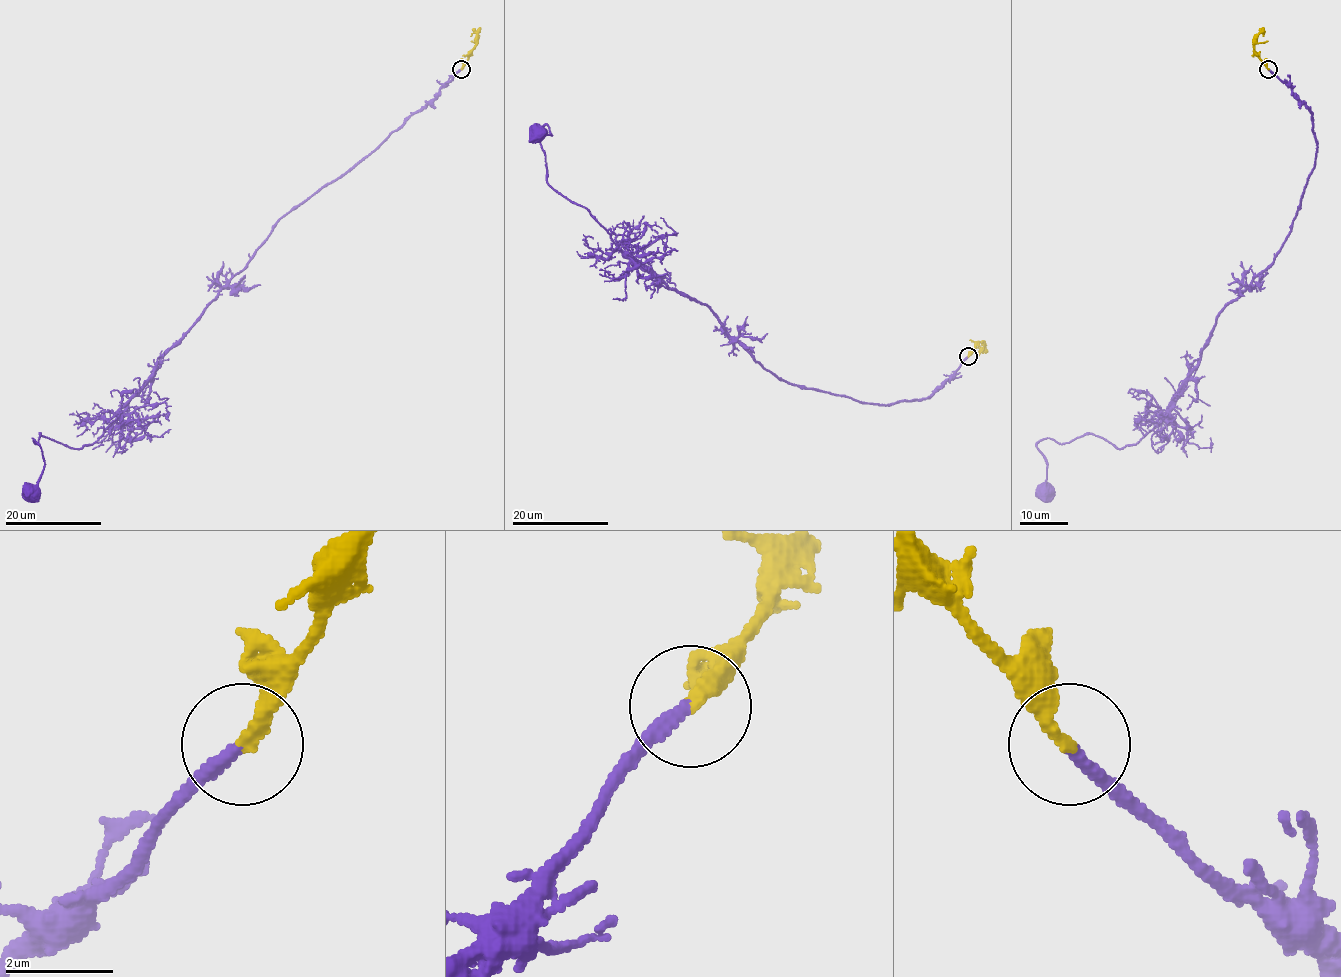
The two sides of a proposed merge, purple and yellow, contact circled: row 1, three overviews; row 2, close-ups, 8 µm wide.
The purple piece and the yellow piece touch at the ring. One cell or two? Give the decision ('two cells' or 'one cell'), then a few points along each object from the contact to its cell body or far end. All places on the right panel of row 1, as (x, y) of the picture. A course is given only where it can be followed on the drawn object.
one cell; course purple (1268, 69), (1309, 109), (1316, 143), (1292, 228), (1136, 443), (1084, 434), (1036, 446), (1047, 491); course yellow (1268, 69), (1255, 45), (1257, 34), (1263, 36)

